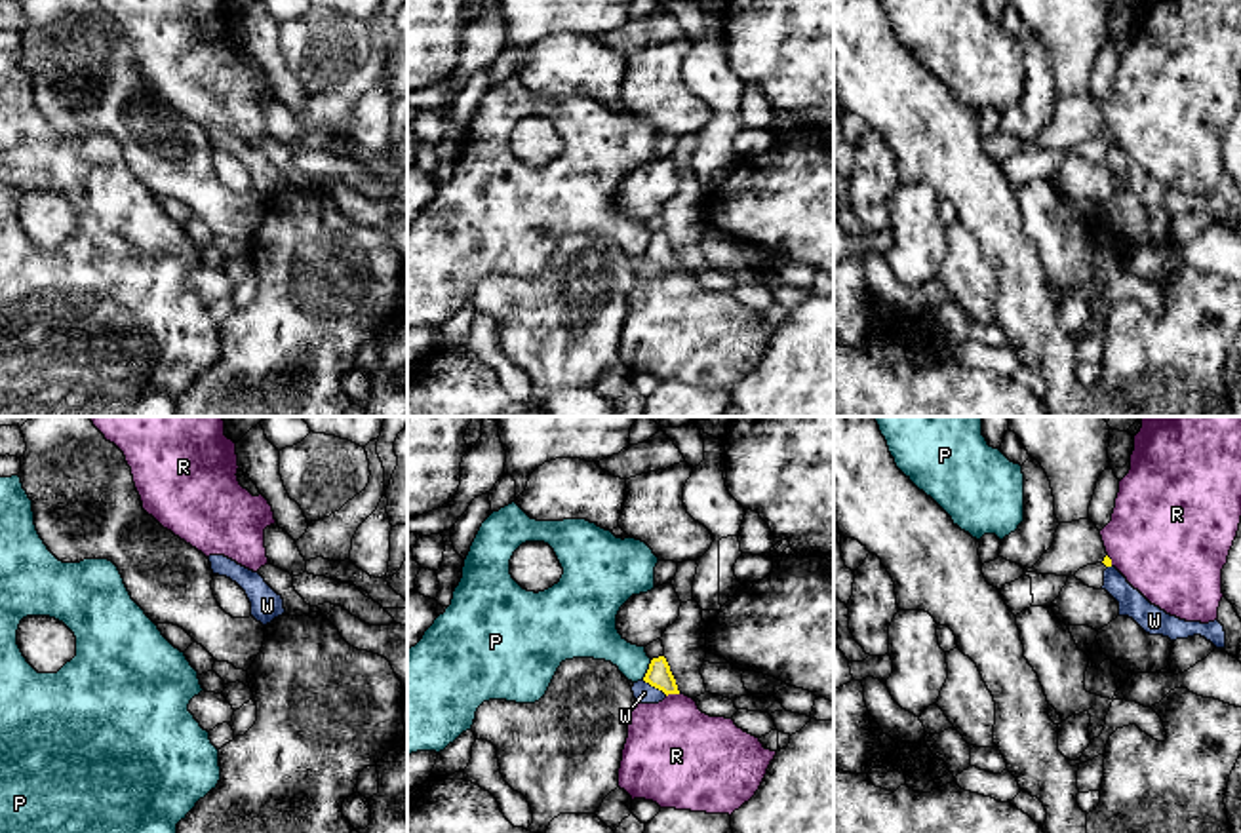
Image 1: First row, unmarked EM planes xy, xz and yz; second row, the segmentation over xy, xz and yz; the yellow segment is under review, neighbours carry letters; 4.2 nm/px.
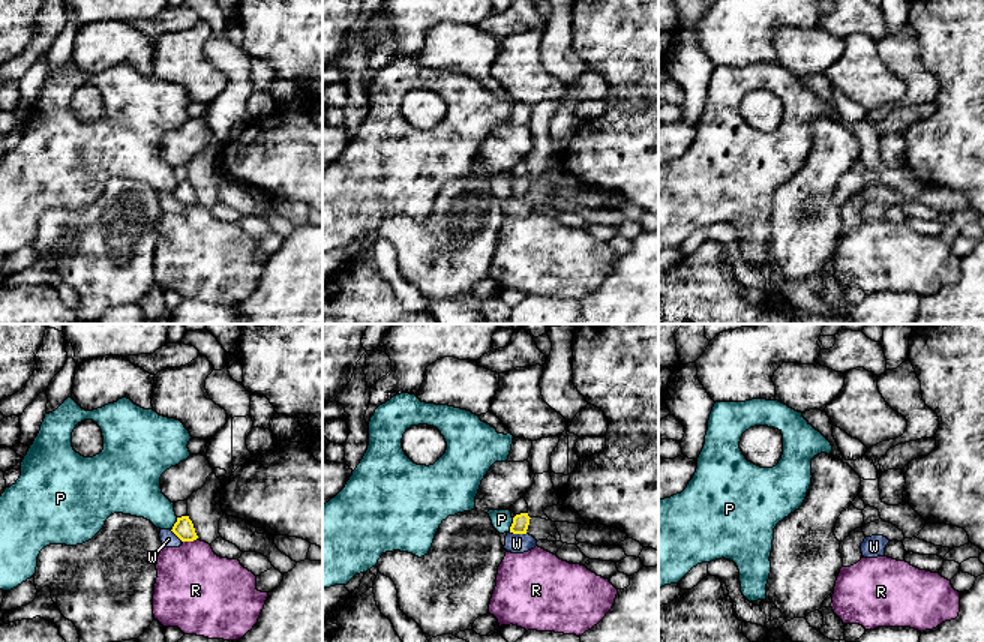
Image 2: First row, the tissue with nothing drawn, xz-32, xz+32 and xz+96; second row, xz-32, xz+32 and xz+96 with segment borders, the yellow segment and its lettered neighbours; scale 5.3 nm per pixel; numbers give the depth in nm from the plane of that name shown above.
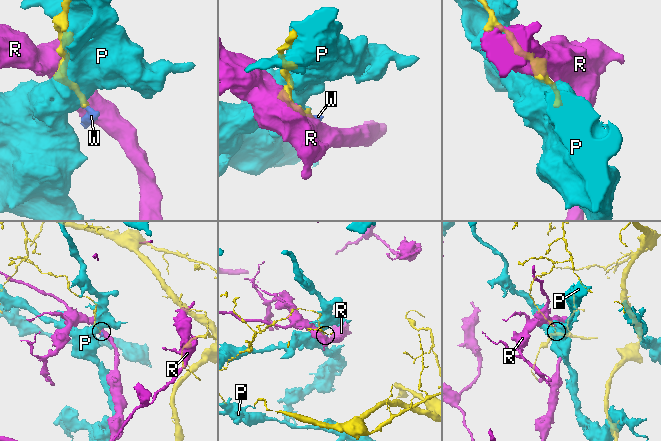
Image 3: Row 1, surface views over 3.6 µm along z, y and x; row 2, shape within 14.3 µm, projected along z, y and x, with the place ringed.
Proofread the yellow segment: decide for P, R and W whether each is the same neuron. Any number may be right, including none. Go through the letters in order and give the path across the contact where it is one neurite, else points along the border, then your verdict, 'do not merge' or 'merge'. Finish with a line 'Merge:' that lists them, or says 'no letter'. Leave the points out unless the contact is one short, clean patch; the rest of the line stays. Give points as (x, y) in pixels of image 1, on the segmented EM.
P: do not merge
R: do not merge
W: border along xz (644, 679), (667, 695); do not merge
Merge: no letter

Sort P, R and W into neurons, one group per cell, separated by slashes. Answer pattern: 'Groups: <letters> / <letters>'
Groups: P / R / W

